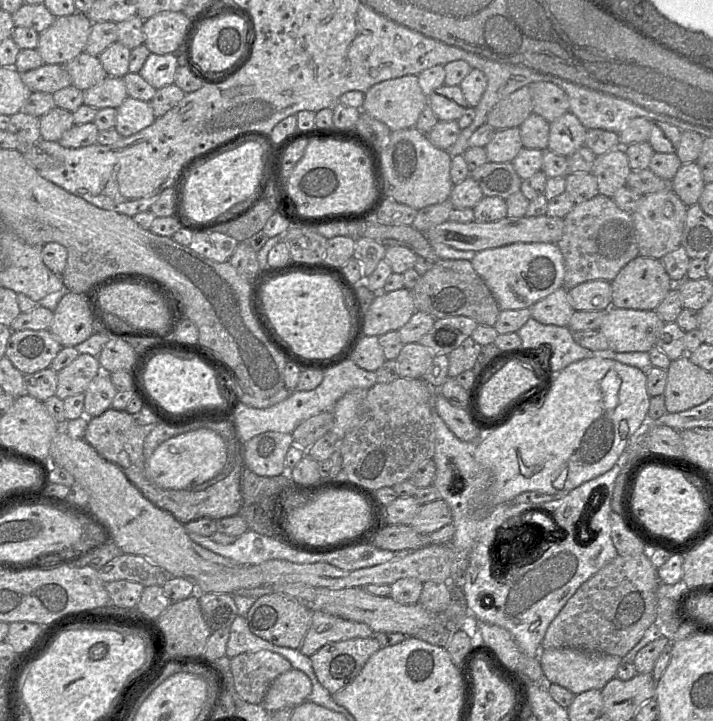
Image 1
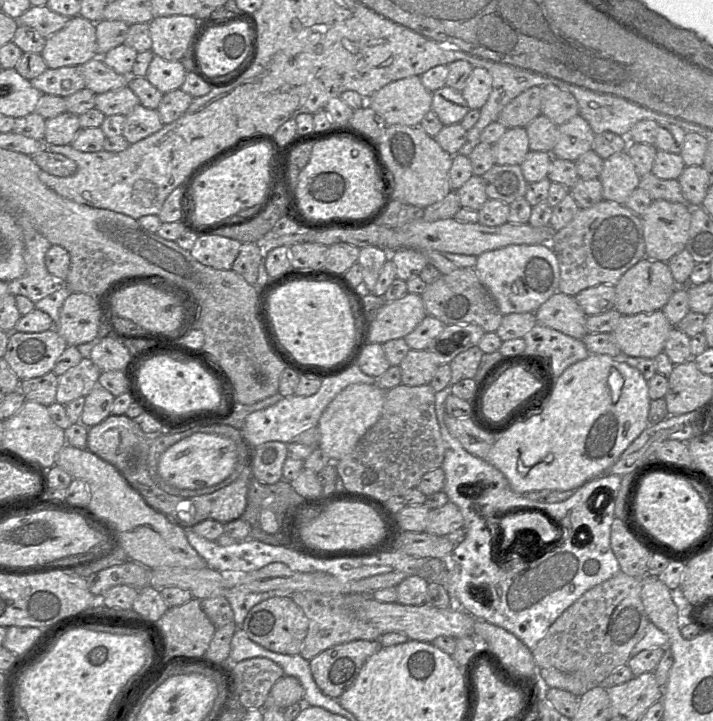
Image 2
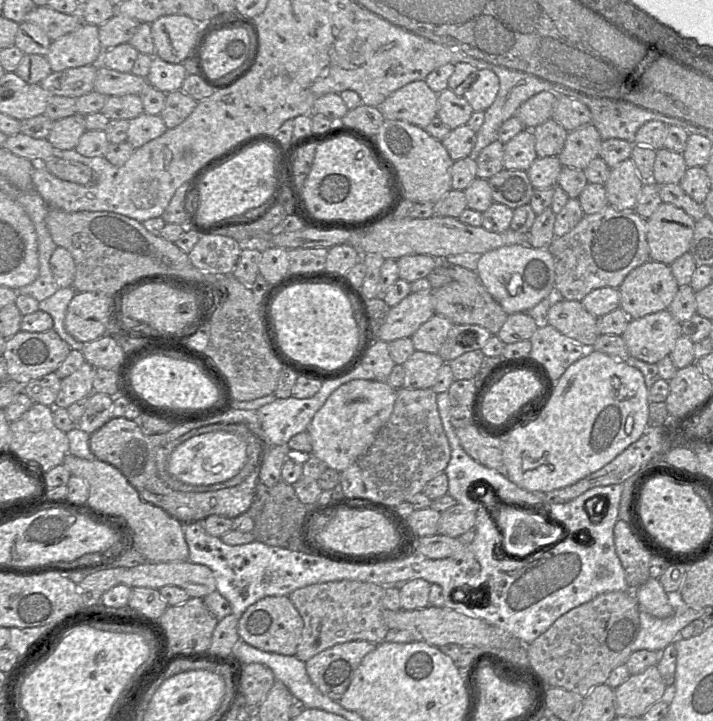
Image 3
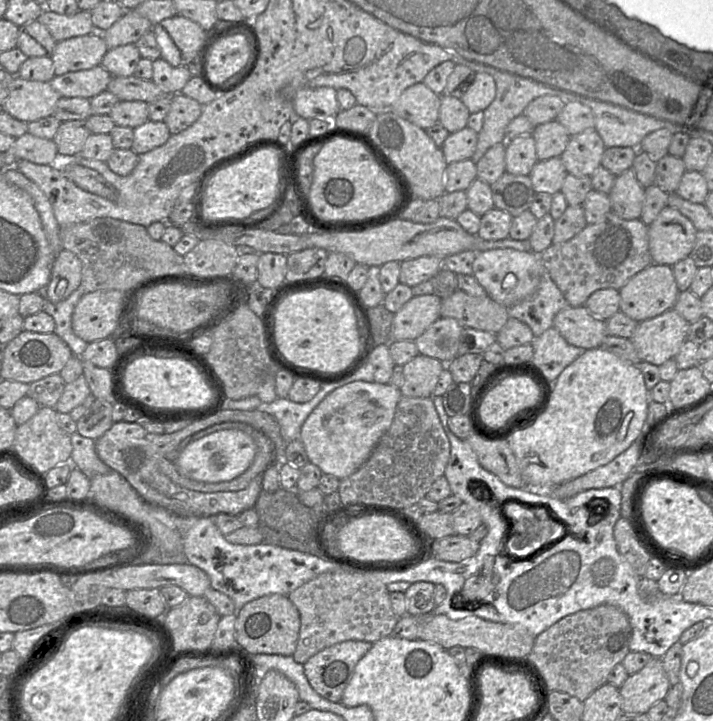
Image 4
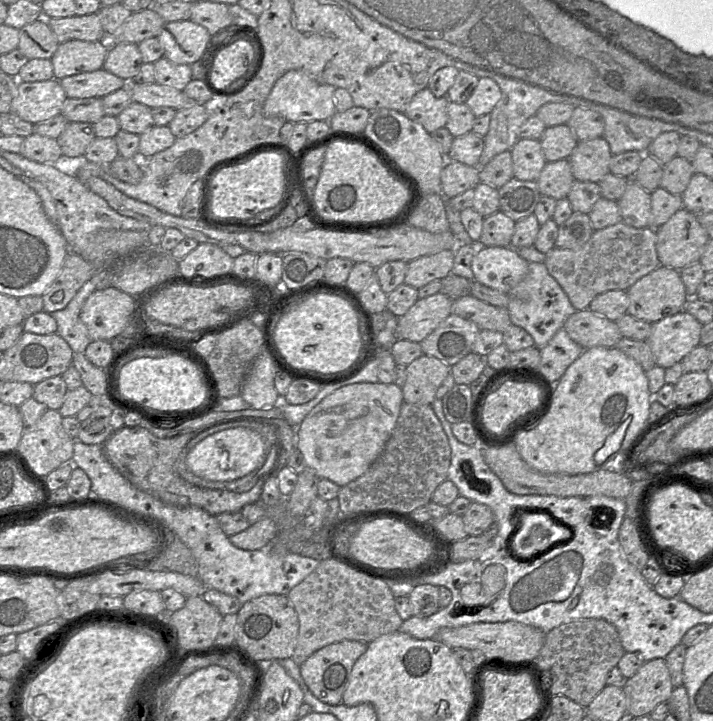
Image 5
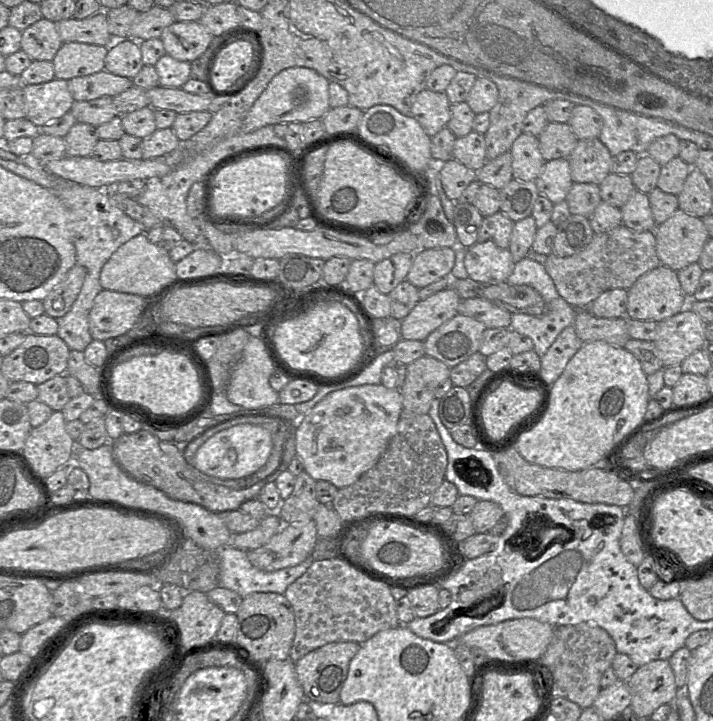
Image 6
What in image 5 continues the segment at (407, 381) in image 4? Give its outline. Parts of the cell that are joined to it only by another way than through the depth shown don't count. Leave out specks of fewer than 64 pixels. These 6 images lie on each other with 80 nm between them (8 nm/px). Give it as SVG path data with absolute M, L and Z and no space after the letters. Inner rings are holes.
M421 355L406 367L406 380L402 386L404 402L414 405L431 405L436 399L436 391L451 366L427 355Z

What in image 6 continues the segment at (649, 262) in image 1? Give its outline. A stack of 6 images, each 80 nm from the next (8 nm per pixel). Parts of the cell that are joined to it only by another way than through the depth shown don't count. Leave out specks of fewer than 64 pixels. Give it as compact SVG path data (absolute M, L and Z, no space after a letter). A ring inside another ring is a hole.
M664 265L644 274L627 291L628 320L661 322L681 312L692 300L683 292L678 273Z

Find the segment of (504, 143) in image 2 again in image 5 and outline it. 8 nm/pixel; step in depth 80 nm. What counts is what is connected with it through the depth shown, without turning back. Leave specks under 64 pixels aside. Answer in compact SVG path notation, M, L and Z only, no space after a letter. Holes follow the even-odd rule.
M519 139L510 152L514 177L536 182L547 163L540 140Z

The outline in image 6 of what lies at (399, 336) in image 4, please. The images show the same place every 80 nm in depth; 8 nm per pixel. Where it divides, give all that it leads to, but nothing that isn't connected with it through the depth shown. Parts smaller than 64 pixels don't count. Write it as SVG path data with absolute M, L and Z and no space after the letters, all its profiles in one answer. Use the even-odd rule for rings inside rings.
M452 287L420 300L401 320L401 338L425 341L433 331L458 314L461 301Z

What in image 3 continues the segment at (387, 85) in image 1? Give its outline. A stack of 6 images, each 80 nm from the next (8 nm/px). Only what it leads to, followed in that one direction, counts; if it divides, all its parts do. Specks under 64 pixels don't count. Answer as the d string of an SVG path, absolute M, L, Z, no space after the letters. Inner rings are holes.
M424 80L414 81L393 92L378 108L386 120L401 120L425 129L438 117L438 94Z

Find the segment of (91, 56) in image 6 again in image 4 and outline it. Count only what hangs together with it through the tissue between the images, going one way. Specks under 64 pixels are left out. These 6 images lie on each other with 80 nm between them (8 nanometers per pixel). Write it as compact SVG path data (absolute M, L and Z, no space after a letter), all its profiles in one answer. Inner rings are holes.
M98 31L59 41L51 55L55 76L99 66L108 51L109 47Z

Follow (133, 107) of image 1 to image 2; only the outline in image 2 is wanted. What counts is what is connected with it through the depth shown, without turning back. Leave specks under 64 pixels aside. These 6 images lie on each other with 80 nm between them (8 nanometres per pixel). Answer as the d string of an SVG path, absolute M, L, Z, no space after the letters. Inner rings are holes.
M139 104L126 116L123 136L129 144L134 144L158 132L163 126L157 109Z

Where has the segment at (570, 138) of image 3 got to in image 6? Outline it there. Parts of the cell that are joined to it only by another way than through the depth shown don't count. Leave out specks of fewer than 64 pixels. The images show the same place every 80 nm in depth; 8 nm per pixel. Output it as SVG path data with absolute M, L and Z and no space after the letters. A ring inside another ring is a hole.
M599 139L580 140L568 160L574 183L599 186L612 173L612 156Z

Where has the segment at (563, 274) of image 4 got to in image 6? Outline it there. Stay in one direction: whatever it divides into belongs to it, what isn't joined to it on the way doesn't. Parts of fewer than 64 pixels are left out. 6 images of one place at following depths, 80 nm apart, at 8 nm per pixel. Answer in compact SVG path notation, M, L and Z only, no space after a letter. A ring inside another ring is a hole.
M624 225L595 234L591 243L578 254L569 257L551 254L544 264L559 295L577 310L587 310L605 291L630 289L640 277L659 265L654 231L637 232Z

